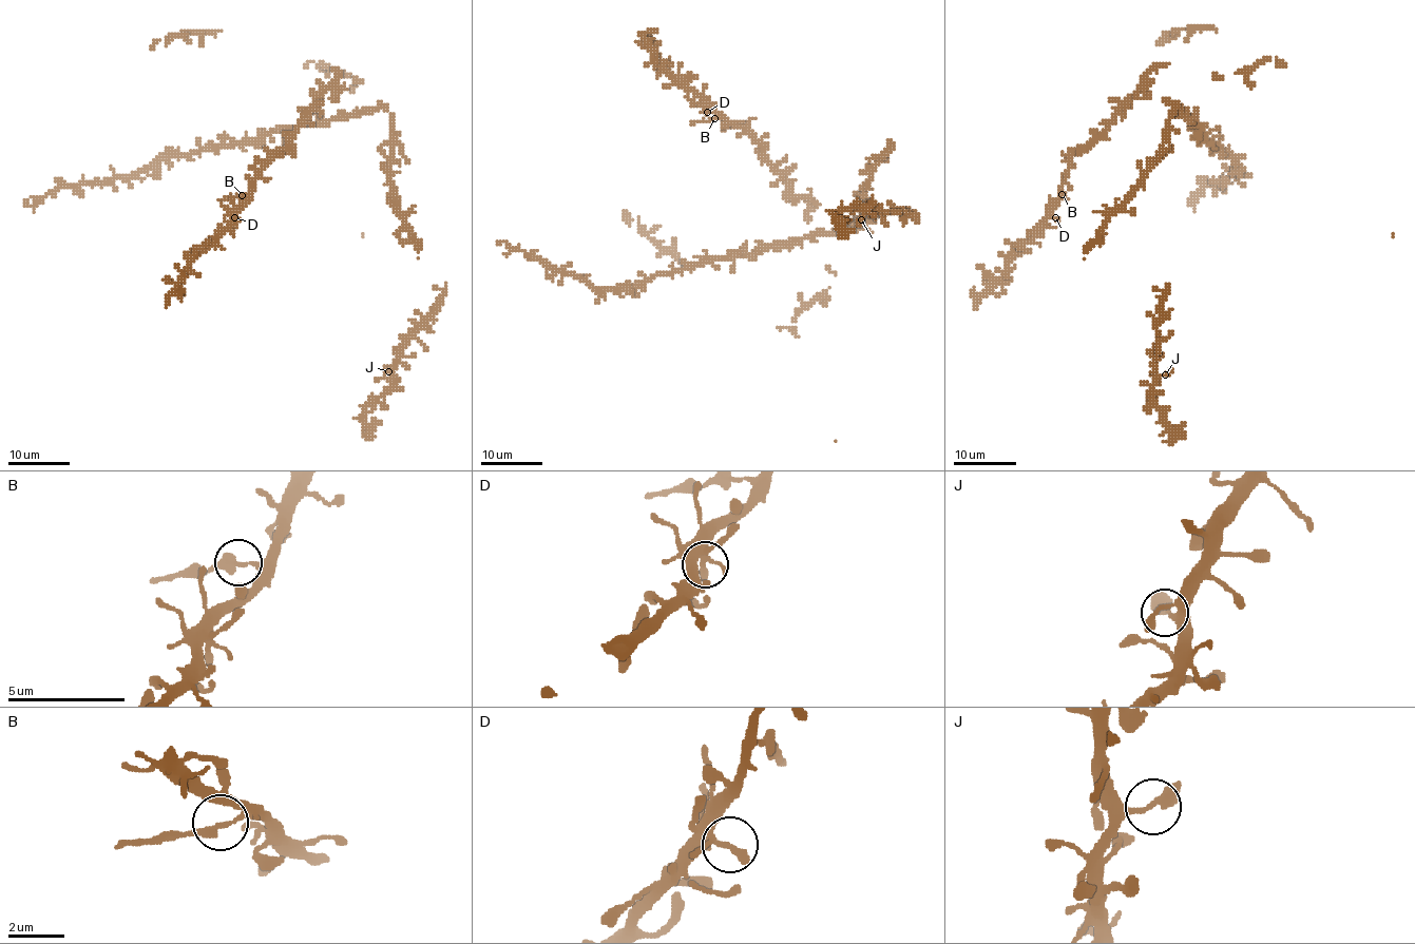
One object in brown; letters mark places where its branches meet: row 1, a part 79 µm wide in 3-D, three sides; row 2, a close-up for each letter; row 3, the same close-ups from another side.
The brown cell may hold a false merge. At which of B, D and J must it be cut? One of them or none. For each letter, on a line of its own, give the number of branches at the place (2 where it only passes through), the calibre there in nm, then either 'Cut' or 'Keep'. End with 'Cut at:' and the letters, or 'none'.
B: Branches: 2. Thickness 300 nm. Cut
D: Branches: 2. Thickness 260 nm. Keep
J: Branches: 2. Thickness 360 nm. Keep
Cut at: B

